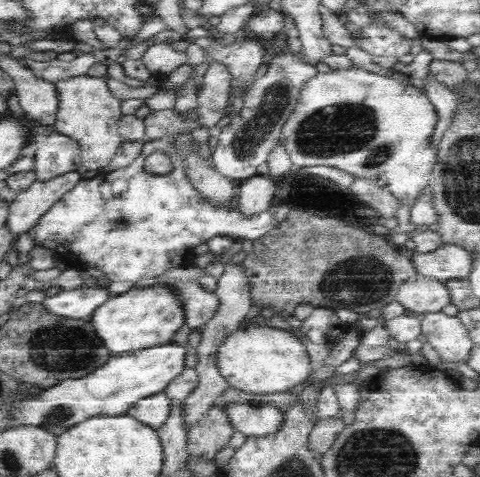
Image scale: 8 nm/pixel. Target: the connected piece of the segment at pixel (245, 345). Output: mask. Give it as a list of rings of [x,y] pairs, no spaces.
[[[268,325],[235,329],[218,348],[215,362],[228,386],[250,394],[290,392],[294,386],[306,382],[316,369],[298,336]]]

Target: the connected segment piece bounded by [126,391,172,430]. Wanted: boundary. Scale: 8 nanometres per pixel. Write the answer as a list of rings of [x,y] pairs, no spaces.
[[[163,391],[139,400],[128,409],[126,415],[133,416],[142,424],[158,430],[168,418],[171,406],[172,400]]]

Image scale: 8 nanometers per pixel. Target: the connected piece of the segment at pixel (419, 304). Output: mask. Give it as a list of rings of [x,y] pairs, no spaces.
[[[418,274],[398,288],[396,300],[409,313],[418,313],[420,316],[440,312],[451,303],[450,291],[445,283]]]

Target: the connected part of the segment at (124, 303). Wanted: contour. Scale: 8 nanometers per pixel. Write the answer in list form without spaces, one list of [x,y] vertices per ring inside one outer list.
[[[160,283],[147,288],[130,289],[110,297],[91,316],[92,327],[110,352],[134,352],[167,345],[185,322],[182,303],[170,287]]]

